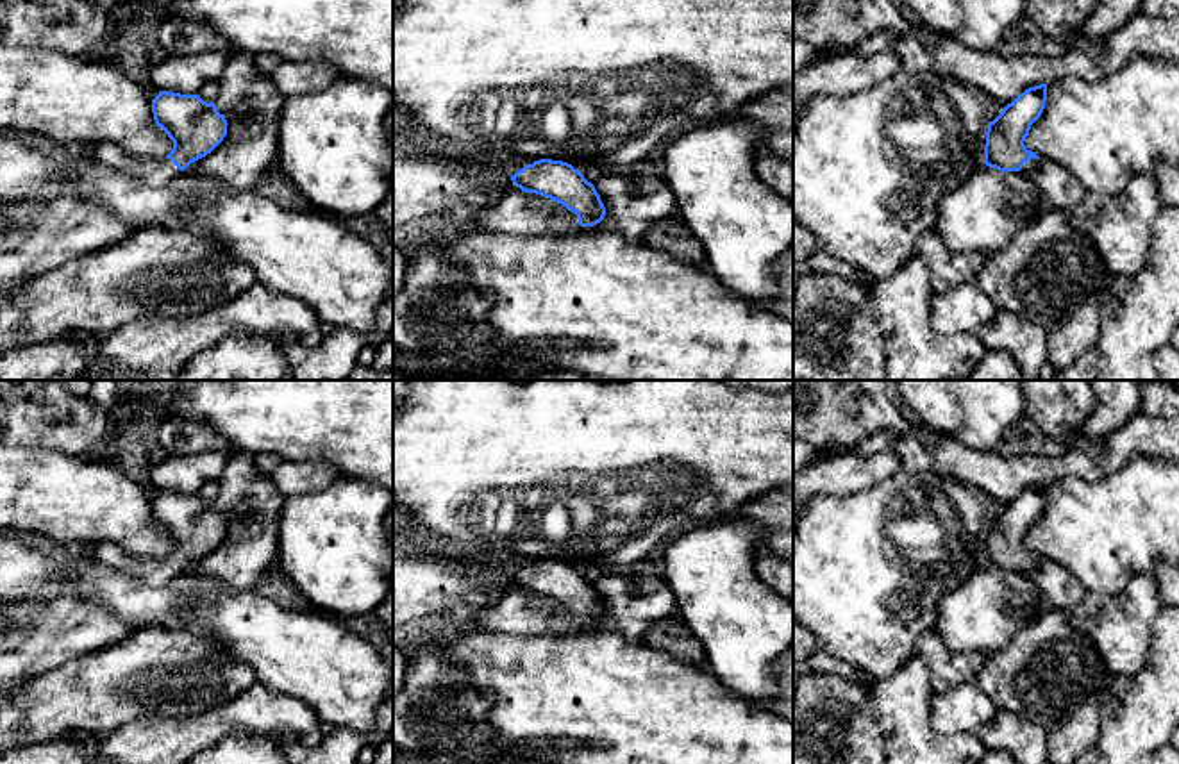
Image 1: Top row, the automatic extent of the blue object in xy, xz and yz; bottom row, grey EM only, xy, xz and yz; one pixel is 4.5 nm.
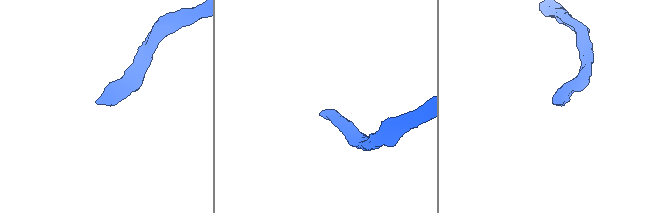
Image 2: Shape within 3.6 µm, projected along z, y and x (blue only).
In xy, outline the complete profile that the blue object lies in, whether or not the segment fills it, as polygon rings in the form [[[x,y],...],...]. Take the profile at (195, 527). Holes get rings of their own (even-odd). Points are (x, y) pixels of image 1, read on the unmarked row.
[[[159,491],[152,512],[155,525],[173,541],[164,559],[138,559],[116,543],[100,541],[80,548],[84,555],[43,589],[0,605],[0,700],[68,657],[129,637],[130,628],[111,609],[80,591],[77,577],[89,562],[163,587],[227,536],[225,516],[198,494]]]

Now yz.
[[[1047,484],[1020,493],[1002,512],[988,523],[984,564],[1002,573],[1020,571],[1031,577],[1040,557],[1027,550],[1024,541],[1031,525],[1041,516],[1047,502]]]

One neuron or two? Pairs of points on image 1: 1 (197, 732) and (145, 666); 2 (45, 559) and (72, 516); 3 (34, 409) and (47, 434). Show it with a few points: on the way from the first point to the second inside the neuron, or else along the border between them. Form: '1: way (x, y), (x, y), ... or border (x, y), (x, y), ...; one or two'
1: border (224, 700), (193, 714), (147, 716), (143, 720); two
2: border (49, 541), (66, 548), (79, 548); two
3: way (40, 415), (47, 422), (47, 429); one

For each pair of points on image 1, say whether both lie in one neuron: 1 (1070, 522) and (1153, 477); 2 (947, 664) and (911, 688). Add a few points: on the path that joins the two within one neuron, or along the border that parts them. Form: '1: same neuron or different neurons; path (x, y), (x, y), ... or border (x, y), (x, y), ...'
1: same neuron; path (1090, 522), (1108, 522), (1133, 497)
2: different neurons; border (917, 654), (928, 668), (931, 684)

